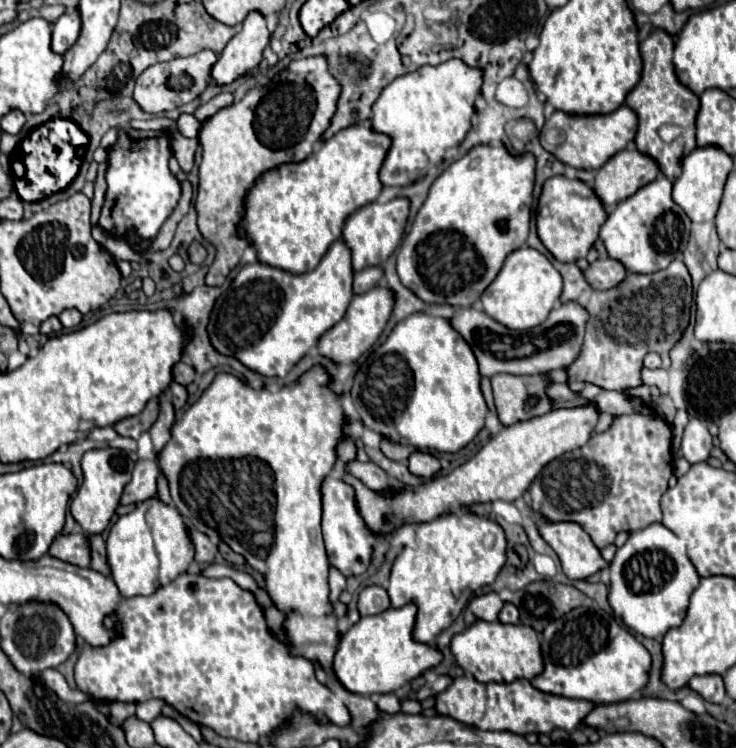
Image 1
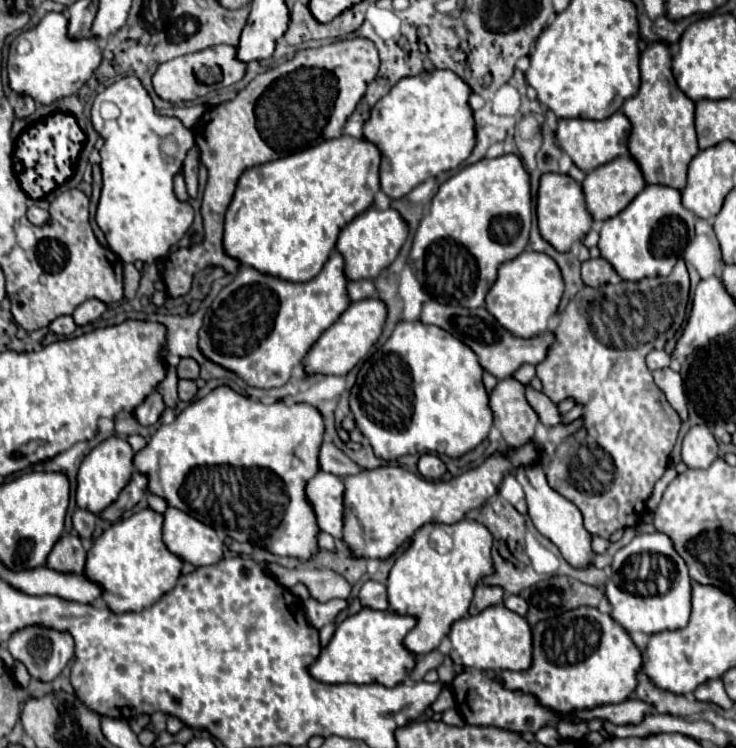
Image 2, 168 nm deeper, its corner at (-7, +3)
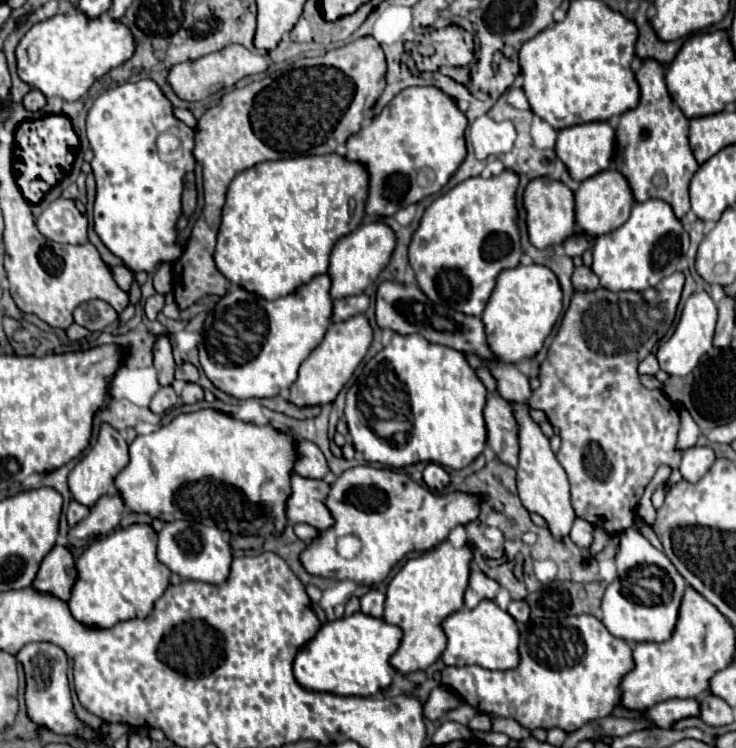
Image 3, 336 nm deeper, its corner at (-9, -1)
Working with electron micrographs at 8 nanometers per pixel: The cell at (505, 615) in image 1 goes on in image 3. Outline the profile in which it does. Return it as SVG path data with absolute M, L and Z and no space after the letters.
M512 601L508 605L508 613L516 619L518 624L528 624L530 620L530 607L526 601Z

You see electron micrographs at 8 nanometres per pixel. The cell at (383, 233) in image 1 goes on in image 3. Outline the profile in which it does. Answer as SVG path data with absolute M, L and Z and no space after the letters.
M380 221L368 223L368 225L364 223L356 231L342 237L334 245L332 255L330 255L330 269L328 269L328 275L332 279L330 297L342 299L342 297L352 297L352 295L364 293L366 287L370 287L376 281L376 277L380 275L380 271L388 265L394 245L396 245L396 237L394 237L392 229Z

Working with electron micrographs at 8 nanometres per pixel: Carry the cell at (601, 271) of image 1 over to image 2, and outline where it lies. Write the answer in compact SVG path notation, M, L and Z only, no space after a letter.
M604 257L598 259L588 259L582 263L582 281L588 287L600 287L610 283L610 279L616 275L616 271L612 269L612 265L608 265L608 261L604 261Z

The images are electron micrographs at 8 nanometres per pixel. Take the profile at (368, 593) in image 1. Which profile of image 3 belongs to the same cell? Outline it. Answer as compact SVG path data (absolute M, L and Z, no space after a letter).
M370 589L360 597L362 603L362 613L372 615L372 617L382 617L384 613L384 593L378 589Z

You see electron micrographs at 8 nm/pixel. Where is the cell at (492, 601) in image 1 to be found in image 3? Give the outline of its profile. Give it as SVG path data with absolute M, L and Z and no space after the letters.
M472 569L470 571L470 583L468 583L468 589L466 589L466 595L464 595L464 605L468 609L472 609L482 599L494 599L498 589L500 589L500 585L494 579L486 577L480 569Z

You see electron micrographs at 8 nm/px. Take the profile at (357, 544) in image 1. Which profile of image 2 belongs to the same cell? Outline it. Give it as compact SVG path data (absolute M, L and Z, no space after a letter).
M318 471L306 485L306 497L316 513L318 527L342 541L344 529L344 483L332 473Z

